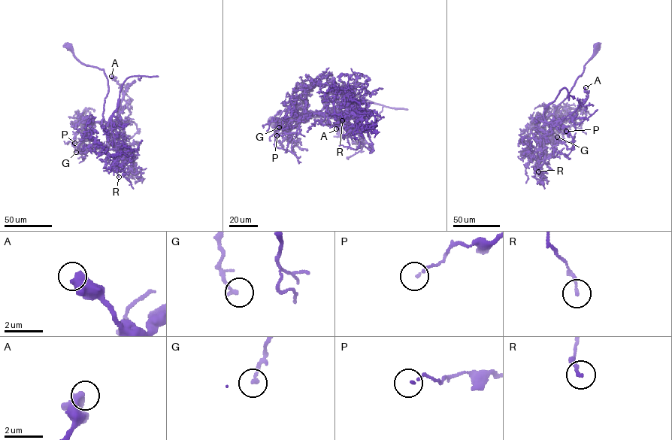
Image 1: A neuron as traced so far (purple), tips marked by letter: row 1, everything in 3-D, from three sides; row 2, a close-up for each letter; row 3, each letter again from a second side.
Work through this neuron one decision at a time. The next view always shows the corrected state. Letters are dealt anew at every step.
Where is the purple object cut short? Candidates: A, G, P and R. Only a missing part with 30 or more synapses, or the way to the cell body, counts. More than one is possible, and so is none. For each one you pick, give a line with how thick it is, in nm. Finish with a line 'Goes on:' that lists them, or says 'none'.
Goes on: none

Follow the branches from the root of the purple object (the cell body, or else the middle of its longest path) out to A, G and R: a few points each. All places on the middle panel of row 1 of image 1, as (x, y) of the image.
A: (275, 120), (325, 116), (333, 111), (325, 102), (347, 119), (352, 133), (343, 138), (336, 128)
G: (275, 120), (323, 116), (333, 110), (325, 102), (320, 110), (307, 112), (289, 134), (280, 122), (279, 127)
R: (275, 120), (325, 116), (333, 111), (324, 103), (342, 107), (355, 100), (354, 86), (334, 97), (342, 120)

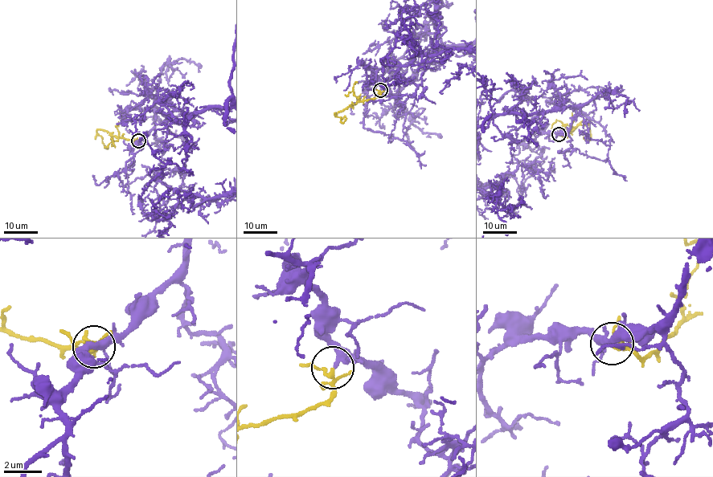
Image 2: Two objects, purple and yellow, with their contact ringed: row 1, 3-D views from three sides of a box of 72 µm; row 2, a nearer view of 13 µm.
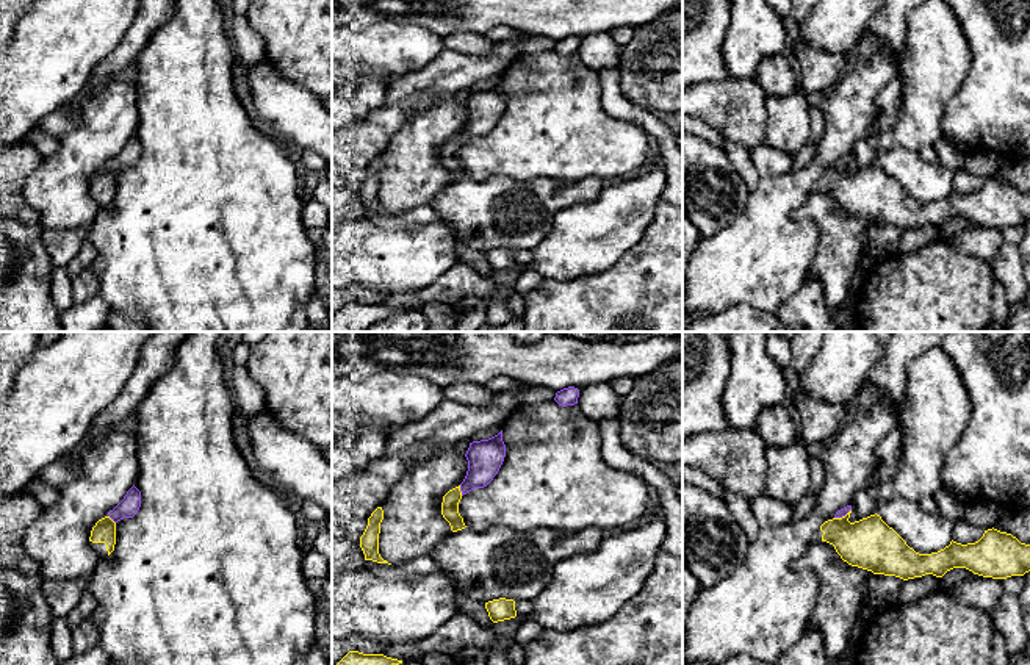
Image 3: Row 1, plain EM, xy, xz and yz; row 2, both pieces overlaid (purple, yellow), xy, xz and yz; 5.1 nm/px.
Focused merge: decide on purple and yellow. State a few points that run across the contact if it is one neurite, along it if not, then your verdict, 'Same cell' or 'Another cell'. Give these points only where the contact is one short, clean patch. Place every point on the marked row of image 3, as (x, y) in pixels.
Line: xz (484, 457), (482, 468), (460, 490), (451, 499), (450, 507). Same cell

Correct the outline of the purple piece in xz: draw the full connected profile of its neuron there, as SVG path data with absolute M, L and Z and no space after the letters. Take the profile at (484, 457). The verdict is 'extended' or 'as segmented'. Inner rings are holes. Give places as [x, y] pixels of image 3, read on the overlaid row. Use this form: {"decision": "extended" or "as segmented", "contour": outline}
{"decision": "extended", "contour": "M502 430L488 440L470 443L465 457L468 460L468 471L463 482L449 490L443 496L441 502L441 515L449 523L452 532L466 527L459 513L459 502L462 496L474 488L487 487L504 462L506 444L502 441Z"}

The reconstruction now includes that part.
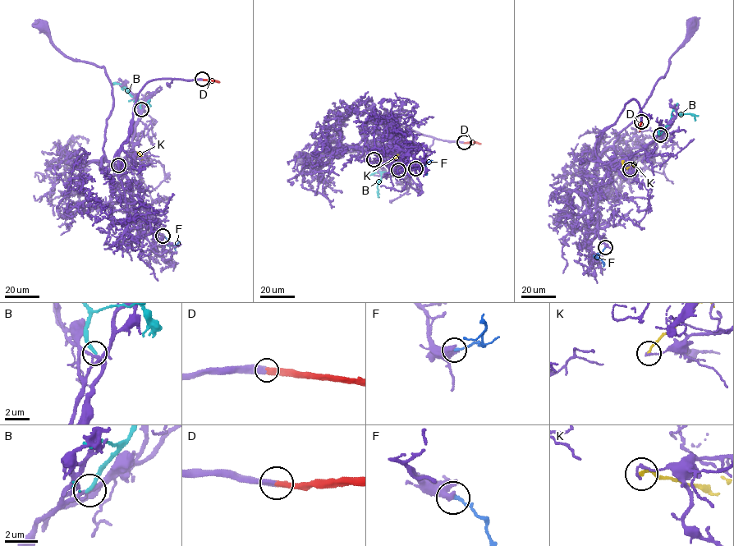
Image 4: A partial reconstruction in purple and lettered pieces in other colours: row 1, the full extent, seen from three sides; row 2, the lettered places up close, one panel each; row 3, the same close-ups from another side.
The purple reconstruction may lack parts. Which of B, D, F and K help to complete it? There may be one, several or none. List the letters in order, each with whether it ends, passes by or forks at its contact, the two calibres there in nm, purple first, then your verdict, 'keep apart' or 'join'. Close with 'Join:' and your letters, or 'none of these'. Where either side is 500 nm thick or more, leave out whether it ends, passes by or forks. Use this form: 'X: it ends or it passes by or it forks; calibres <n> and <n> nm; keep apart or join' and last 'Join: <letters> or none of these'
B: it ends; calibres 240 and 240 nm; keep apart
D: it ends; calibres 420 and 420 nm; join
F: it ends; calibres 440 and 180 nm; keep apart
K: it ends; calibres 130 and 200 nm; keep apart
Join: D

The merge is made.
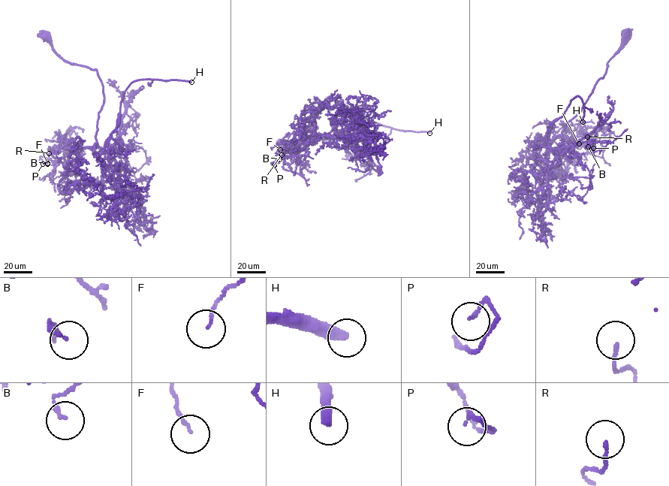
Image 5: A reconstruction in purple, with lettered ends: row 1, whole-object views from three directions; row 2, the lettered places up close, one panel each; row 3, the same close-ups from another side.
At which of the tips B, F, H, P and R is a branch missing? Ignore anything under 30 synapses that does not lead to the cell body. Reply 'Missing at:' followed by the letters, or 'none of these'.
Missing at: H

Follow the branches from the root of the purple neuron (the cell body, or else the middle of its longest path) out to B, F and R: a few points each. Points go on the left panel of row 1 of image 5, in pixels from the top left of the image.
B: (45, 36), (64, 60), (96, 70), (103, 96), (96, 146), (77, 149), (66, 143), (61, 158), (47, 163)
F: (45, 36), (64, 60), (96, 70), (103, 96), (96, 146), (77, 149), (66, 143), (61, 158), (47, 164)
R: (45, 36), (64, 60), (96, 70), (103, 96), (96, 146), (64, 143), (57, 161), (49, 153)

